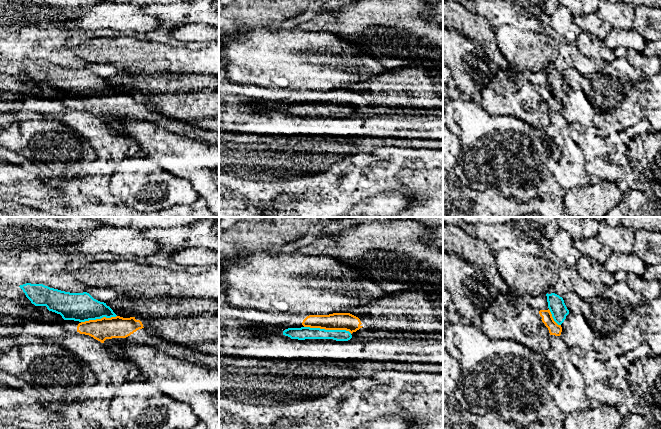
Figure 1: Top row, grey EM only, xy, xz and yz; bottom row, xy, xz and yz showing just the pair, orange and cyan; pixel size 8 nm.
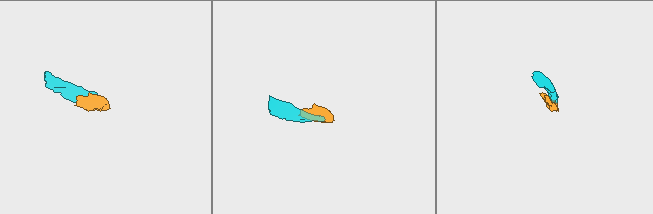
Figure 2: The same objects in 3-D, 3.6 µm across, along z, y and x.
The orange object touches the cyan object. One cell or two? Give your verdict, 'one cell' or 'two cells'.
one cell

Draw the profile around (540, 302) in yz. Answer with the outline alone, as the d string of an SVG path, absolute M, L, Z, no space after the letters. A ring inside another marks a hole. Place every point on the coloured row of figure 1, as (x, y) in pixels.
M546 294L533 297L531 295L526 295L523 297L527 304L534 307L535 309L548 310L548 302Z

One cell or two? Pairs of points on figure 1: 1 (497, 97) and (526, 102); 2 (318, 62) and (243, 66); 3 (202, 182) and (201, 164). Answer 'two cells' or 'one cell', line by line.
1: one cell
2: one cell
3: one cell

